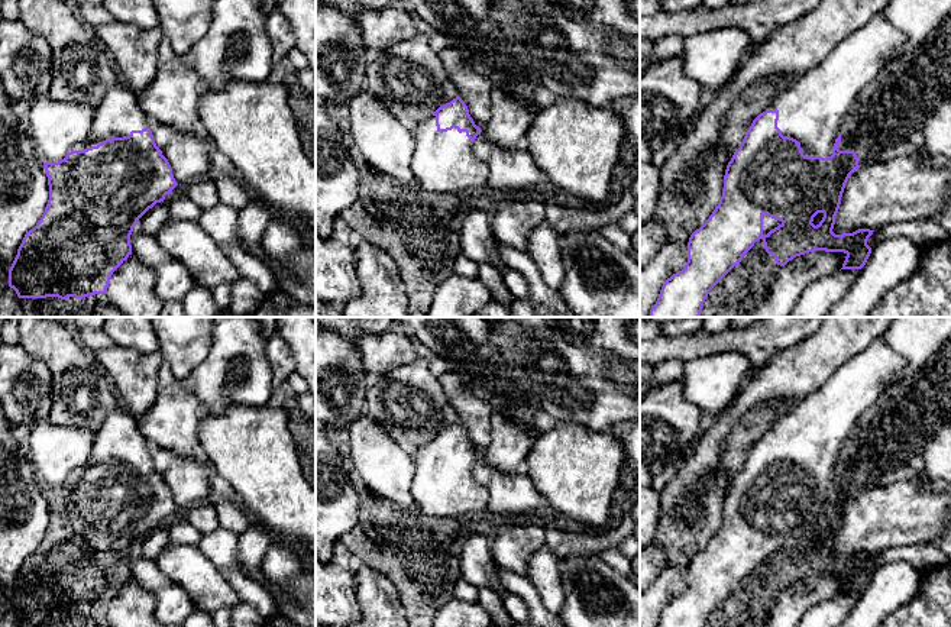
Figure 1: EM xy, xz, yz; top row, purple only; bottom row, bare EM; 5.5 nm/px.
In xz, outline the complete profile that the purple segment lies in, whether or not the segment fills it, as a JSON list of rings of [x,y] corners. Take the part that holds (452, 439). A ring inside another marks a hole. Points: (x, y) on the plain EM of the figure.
[[[460,421],[440,430],[413,453],[411,495],[430,517],[456,518],[486,508],[489,492],[473,476],[481,456]]]

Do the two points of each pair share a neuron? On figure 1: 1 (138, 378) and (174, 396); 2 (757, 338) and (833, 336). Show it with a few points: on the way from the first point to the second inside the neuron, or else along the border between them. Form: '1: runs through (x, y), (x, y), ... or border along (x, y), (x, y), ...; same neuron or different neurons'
1: border along (162, 362), (158, 369), (157, 398), (142, 417); different neurons
2: border along (817, 332), (778, 352); different neurons

